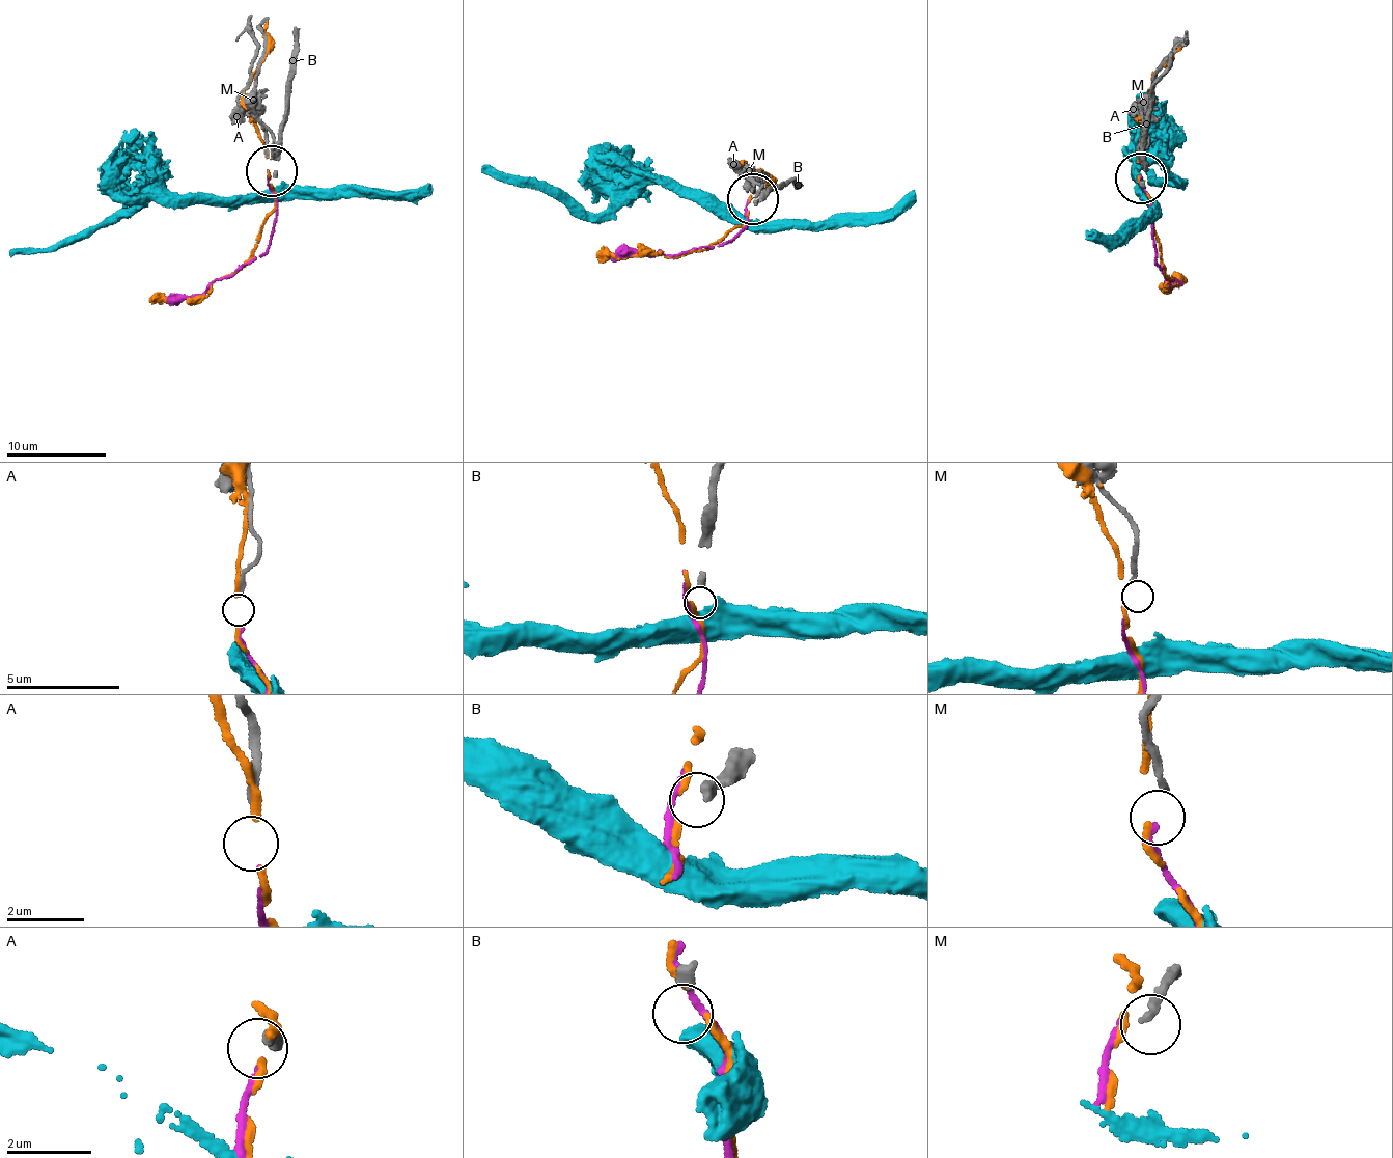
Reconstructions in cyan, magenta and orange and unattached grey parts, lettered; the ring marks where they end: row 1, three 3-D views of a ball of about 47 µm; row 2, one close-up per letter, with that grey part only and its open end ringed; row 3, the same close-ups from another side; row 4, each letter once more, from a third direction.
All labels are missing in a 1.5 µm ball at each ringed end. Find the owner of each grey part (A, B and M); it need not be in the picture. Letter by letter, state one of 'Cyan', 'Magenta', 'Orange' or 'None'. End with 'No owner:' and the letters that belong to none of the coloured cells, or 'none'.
A: Magenta
B: None
M: None
No owner: B, M

